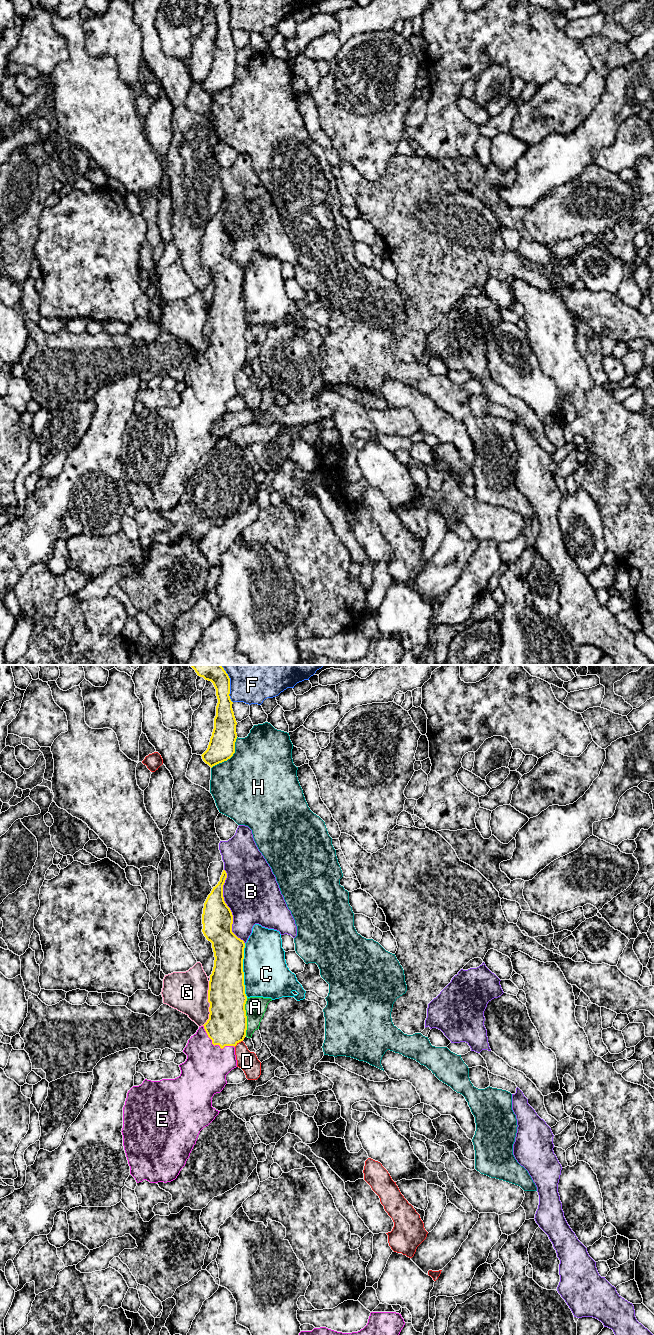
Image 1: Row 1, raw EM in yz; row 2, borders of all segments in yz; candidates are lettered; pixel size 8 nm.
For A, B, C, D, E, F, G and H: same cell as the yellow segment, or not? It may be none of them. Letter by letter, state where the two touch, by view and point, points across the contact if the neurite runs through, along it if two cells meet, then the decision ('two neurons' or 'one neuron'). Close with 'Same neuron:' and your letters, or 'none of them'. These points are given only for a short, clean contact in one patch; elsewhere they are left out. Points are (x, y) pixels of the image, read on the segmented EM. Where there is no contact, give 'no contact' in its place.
A: contact yz (246, 1017); two neurons
B: contact yz (228, 907); two neurons
C: contact yz (242, 970); two neurons
D: contact yz (238, 1042); border yz (242, 1040), (234, 1046); two neurons
E: contact yz (214, 1045); way yz (227, 1024), (214, 1045), (203, 1074); one neuron
F: contact yz (229, 684); two neurons
G: contact yz (209, 1002); two neurons
H: contact yz (230, 757); two neurons
Same neuron: E

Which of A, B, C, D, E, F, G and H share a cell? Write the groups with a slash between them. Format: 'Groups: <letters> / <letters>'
Groups: A / B / C / D / E / F / G / H

